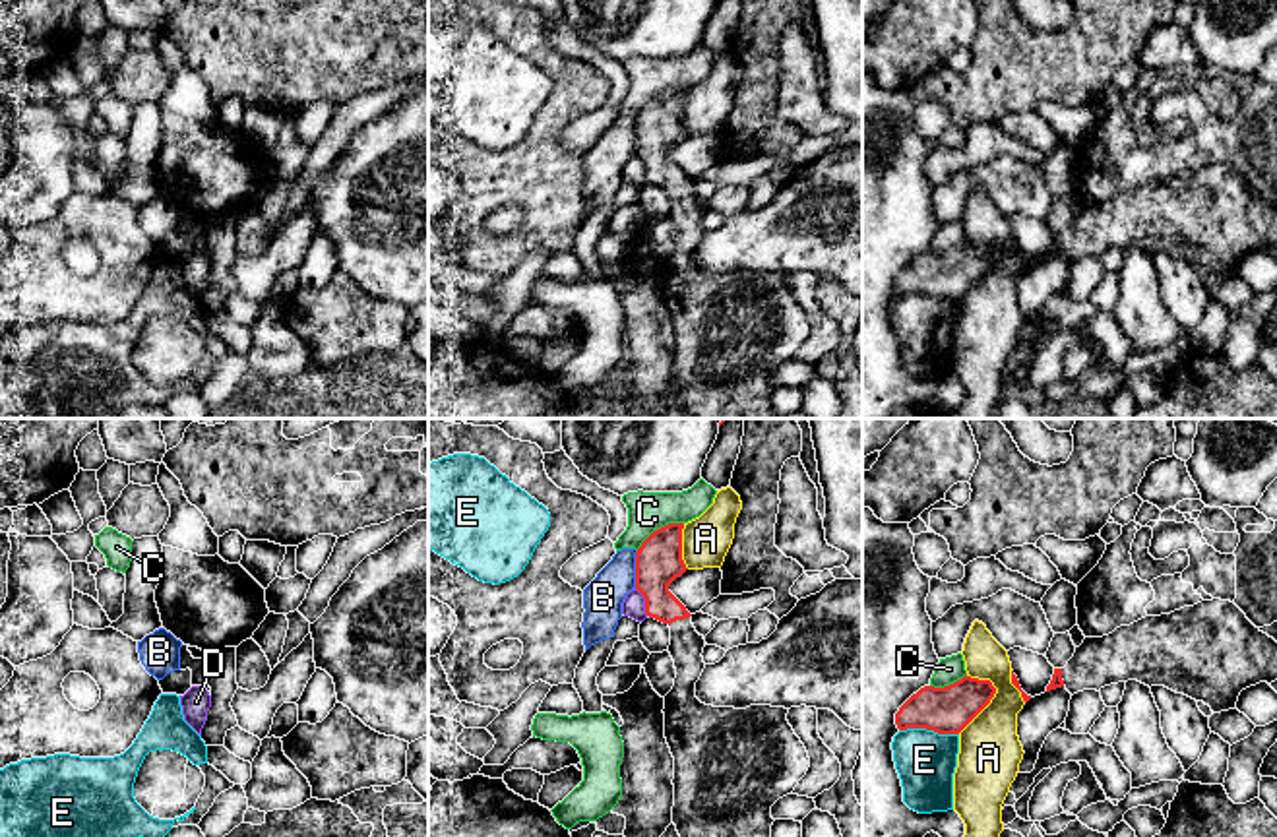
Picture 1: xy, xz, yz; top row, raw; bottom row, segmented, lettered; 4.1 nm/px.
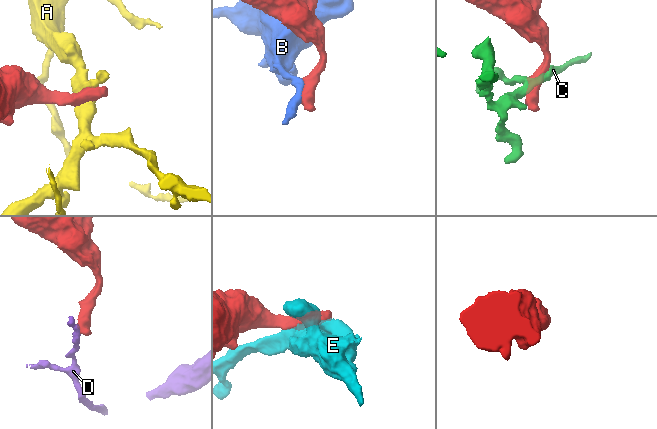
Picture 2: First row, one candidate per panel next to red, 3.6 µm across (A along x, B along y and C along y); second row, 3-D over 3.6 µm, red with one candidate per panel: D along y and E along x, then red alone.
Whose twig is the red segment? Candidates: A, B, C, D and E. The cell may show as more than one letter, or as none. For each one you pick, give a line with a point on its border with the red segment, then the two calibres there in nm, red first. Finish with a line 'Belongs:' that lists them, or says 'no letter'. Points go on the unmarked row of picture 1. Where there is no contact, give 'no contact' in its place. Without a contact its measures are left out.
Belongs: no letter

